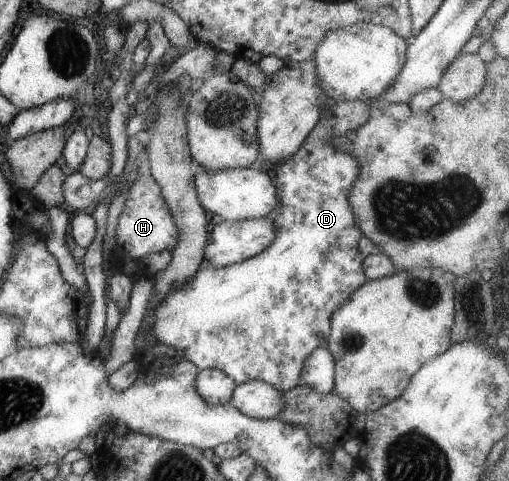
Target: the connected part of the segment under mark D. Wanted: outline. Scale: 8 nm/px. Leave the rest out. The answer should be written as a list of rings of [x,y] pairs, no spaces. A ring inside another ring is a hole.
[[[328,101],[320,121],[310,131],[302,146],[288,161],[276,167],[279,209],[272,216],[276,237],[262,253],[245,262],[225,268],[202,261],[198,273],[186,285],[174,289],[154,311],[152,333],[160,343],[184,353],[185,360],[197,369],[216,369],[226,373],[235,383],[264,381],[284,393],[301,384],[302,367],[310,353],[327,345],[334,311],[350,295],[367,283],[362,253],[358,248],[362,233],[356,225],[348,191],[360,175],[358,157],[338,151],[330,141],[365,125],[373,112],[368,102]]]

